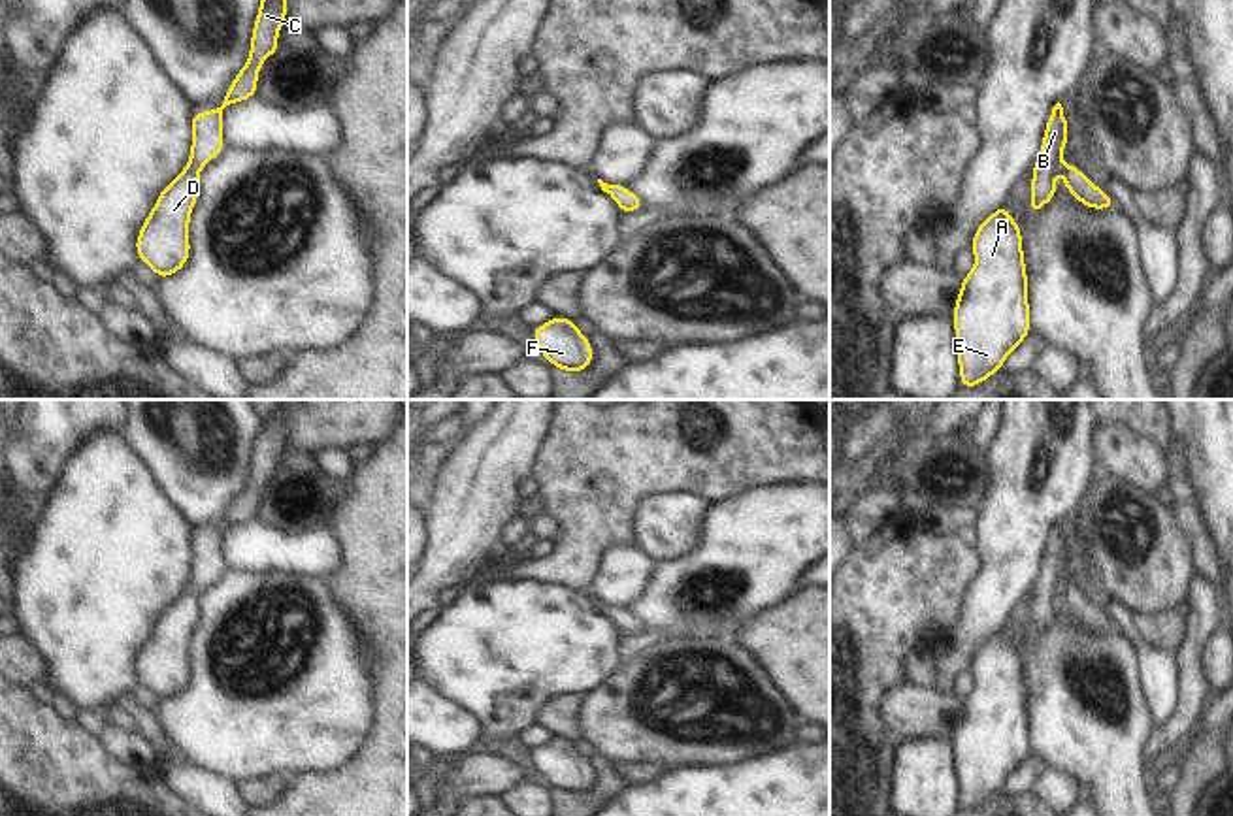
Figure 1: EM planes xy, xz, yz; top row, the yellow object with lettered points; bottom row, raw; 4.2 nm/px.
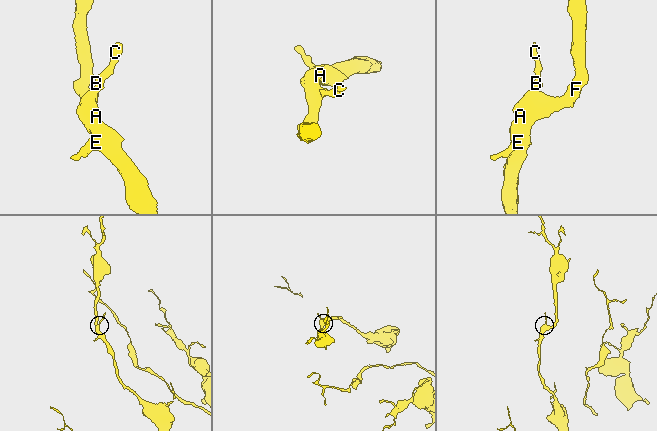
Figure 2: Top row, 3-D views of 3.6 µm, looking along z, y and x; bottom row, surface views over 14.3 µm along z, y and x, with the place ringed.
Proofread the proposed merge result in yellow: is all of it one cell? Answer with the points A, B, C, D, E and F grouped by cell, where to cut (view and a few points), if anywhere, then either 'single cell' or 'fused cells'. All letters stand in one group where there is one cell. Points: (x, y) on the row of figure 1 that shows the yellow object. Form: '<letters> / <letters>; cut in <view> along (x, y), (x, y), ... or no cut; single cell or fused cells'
A B C D E F; no cut; single cell

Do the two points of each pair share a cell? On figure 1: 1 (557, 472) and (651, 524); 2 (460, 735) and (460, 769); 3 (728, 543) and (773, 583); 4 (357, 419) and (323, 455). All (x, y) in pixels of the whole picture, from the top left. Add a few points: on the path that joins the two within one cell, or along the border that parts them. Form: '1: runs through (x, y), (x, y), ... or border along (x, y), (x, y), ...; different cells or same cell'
1: border along (672, 490), (649, 494), (640, 502), (634, 541); different cells
2: border along (466, 750), (436, 756); different cells
3: runs through (739, 549), (762, 571); same cell
4: border along (344, 447), (317, 447), (310, 455); different cells

